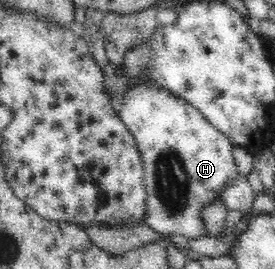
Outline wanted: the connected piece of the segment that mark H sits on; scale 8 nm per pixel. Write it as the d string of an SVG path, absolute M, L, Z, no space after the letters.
M141 87L137 92L131 92L123 99L119 115L136 141L136 148L143 164L144 222L153 231L165 236L177 233L188 240L197 239L201 235L207 236L207 228L201 218L203 207L207 207L215 199L221 200L219 191L240 177L237 163L233 158L234 145L231 145L228 137L213 127L200 111L162 89Z

